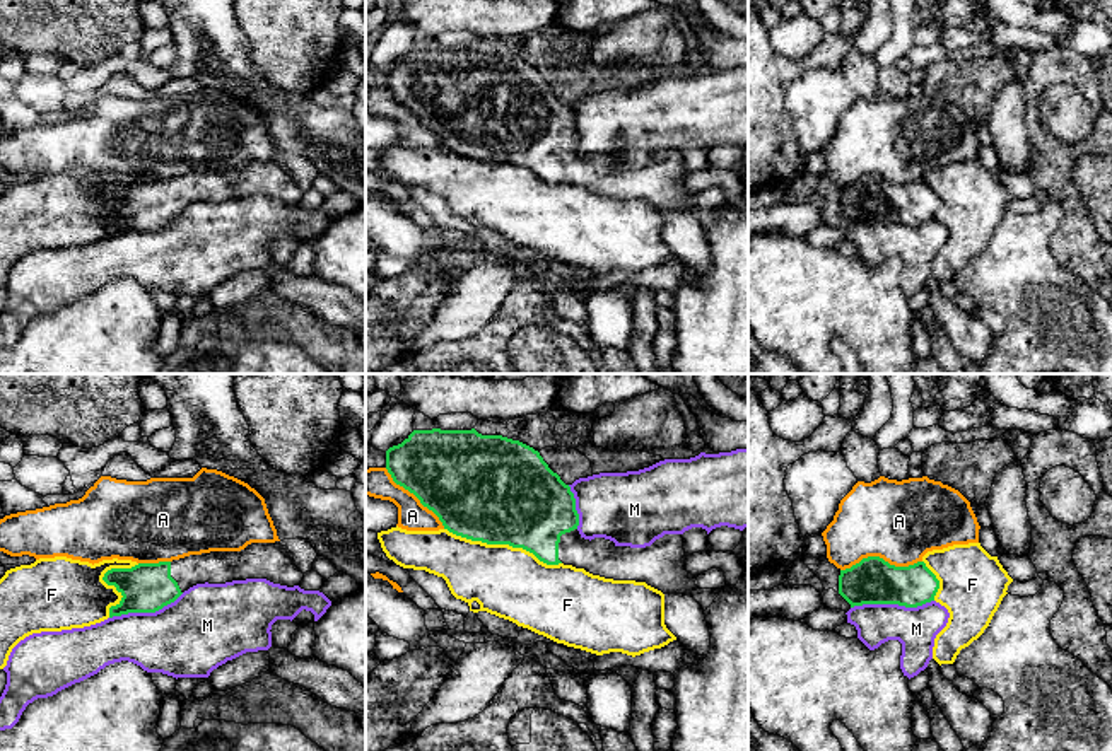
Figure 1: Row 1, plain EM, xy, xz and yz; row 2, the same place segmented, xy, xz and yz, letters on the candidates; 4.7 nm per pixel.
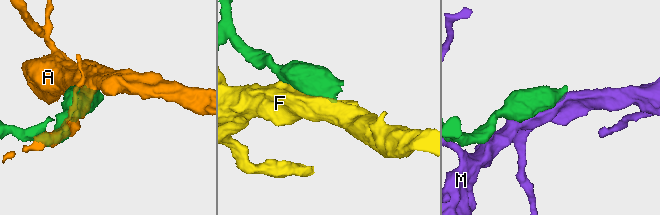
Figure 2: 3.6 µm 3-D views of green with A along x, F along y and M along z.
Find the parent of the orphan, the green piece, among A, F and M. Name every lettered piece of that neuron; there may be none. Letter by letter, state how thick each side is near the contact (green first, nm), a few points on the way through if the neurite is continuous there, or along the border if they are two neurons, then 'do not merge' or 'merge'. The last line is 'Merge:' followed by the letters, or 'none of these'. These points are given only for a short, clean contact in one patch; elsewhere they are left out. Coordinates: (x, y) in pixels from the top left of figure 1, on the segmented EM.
A: 220/380 nm | do not merge
F: 500/340 nm | do not merge
M: 220/200 nm | do not merge
Merge: none of these

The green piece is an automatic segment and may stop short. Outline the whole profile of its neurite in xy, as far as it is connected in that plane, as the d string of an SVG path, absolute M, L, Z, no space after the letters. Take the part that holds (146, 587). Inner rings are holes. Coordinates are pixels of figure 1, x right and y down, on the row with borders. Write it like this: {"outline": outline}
{"outline": "M275 541L251 543L241 551L210 551L173 562L111 568L102 580L123 596L116 606L109 608L109 618L113 618L128 613L155 613L196 584L266 579L294 587L302 577L304 573L280 541Z"}

